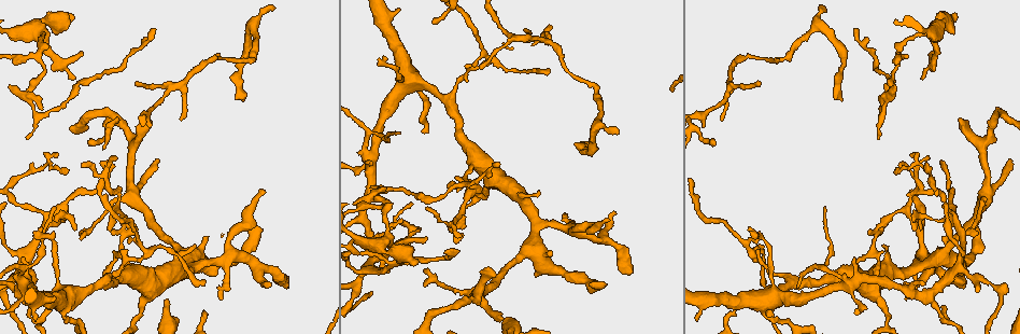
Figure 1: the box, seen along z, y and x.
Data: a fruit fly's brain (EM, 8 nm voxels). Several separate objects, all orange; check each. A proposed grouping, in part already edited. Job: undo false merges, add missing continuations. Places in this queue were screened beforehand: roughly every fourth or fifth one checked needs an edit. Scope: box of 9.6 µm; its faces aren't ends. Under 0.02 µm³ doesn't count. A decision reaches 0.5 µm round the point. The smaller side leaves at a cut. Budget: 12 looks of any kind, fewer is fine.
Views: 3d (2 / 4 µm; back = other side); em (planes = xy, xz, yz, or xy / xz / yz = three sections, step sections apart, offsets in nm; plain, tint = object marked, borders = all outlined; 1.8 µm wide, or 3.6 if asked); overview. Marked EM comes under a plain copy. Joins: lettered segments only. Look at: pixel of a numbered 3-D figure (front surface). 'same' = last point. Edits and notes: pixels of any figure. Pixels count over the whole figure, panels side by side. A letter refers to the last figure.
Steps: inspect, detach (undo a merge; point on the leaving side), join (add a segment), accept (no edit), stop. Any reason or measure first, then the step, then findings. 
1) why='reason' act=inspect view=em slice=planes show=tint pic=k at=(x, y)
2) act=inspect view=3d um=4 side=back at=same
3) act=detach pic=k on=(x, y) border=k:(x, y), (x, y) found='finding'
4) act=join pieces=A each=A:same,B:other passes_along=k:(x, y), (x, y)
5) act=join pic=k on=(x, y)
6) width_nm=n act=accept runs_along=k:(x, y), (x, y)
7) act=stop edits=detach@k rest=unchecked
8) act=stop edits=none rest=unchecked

why='abrupt turn' act=inspect view=3d um=2 pic=1 at=(883, 103)

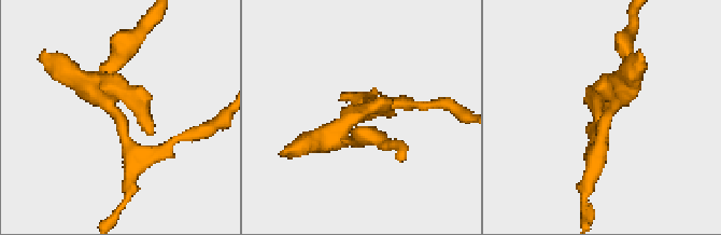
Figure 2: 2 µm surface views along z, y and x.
why='now the EM' act=inspect view=em slice=xz step=4 show=borders pic=2 at=(606, 120)

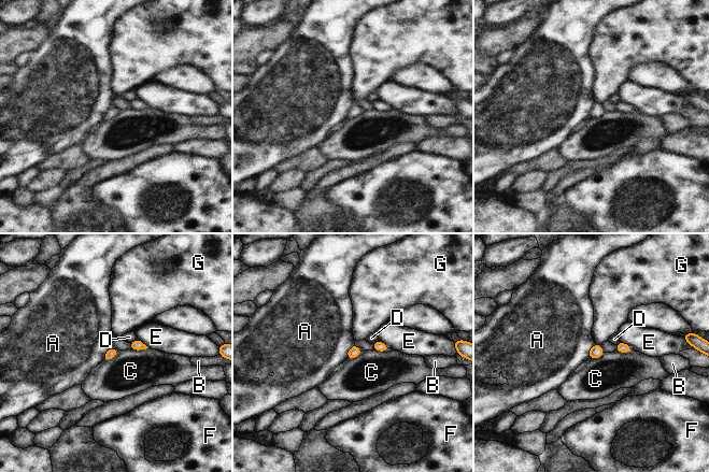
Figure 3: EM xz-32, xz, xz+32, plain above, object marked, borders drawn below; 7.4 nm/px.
act=accept each=A:other,B:other,C:other,D:other,E:other,F:other,G:other border=3:(119, 351), (112, 358), (102, 361) found='one cell here'

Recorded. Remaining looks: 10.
act=inspect view=em slice=planes show=borders pic=1 at=(527, 31)

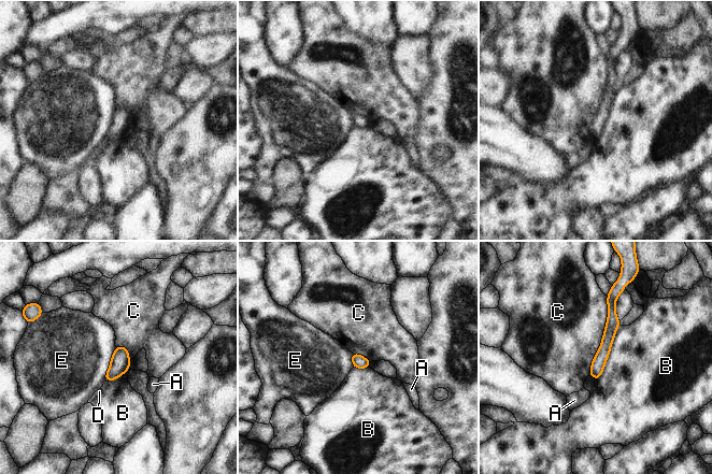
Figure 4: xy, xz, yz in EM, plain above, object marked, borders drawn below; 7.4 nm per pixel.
act=accept each=A:other,B:other,C:other,D:other,E:other border=4:(616, 330), (603, 371), (597, 379) found='no lettered segment goes on from it'

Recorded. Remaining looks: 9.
why='branch point' act=inspect view=em slice=planes show=borders pic=1 at=(751, 253)

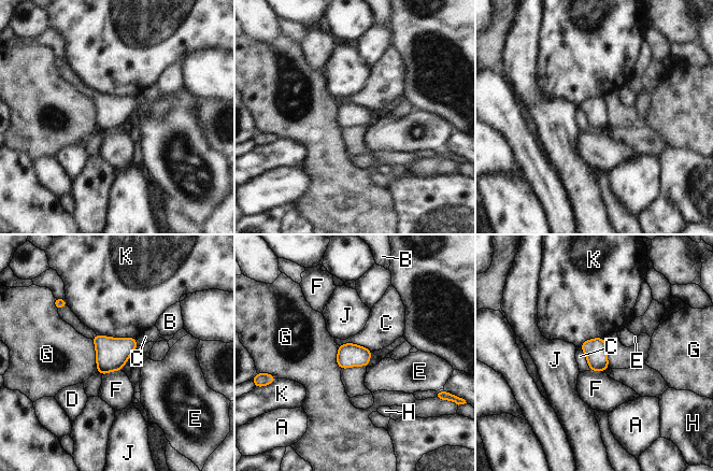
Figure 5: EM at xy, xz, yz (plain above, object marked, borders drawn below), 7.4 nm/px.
act=accept each=A:other,B:other,C:other,D:other,E:other,F:other,G:other,H:other,J:other,K:other found='all the same cell'

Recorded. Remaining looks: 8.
why='abrupt turn' act=inspect view=em um=3.6 slice=yz step=4 show=tint pic=1 at=(759, 301)

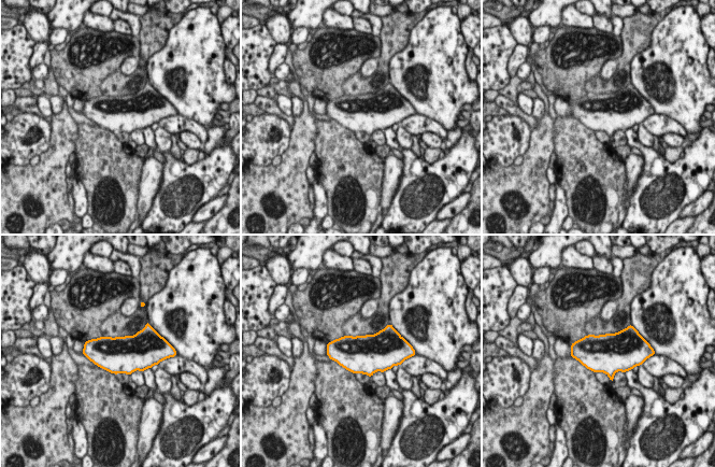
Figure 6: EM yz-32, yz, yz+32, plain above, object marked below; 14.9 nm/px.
why='cut it another way' act=inspect view=em um=3.6 slice=xz step=4 show=borders at=same

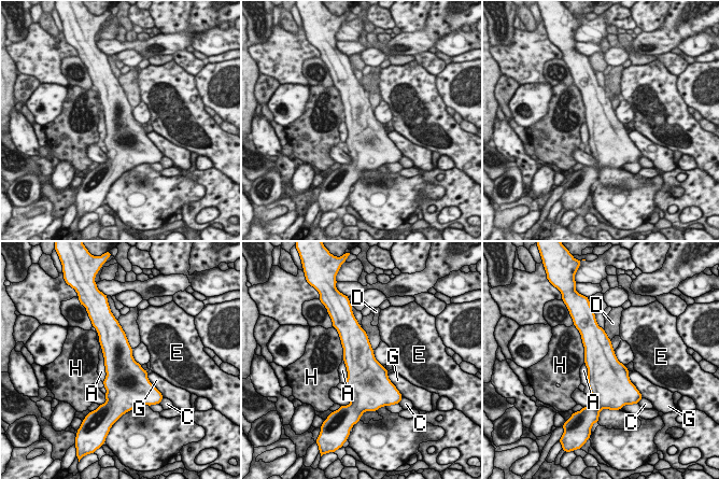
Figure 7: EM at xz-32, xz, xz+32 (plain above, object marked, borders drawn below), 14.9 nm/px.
width_nm=500 act=accept each=A:other,C:other,D:other,E:other,G:other,H:other found='all the same cell'

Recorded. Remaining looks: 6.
why='narrows sharply' act=inspect view=em slice=planes show=borders pic=1 at=(123, 213)

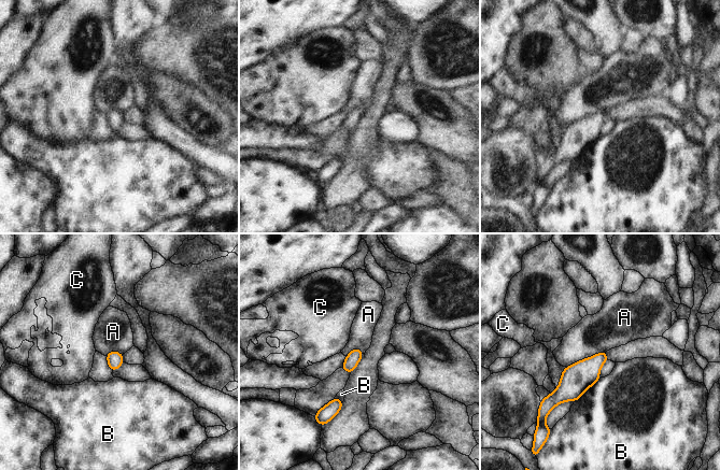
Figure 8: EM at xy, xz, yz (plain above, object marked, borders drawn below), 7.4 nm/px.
act=accept each=A:other,B:other,C:other border=8:(606, 350), (584, 357), (566, 367) found='all the same cell'

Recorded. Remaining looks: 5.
act=stop edits=none rest=unchecked

